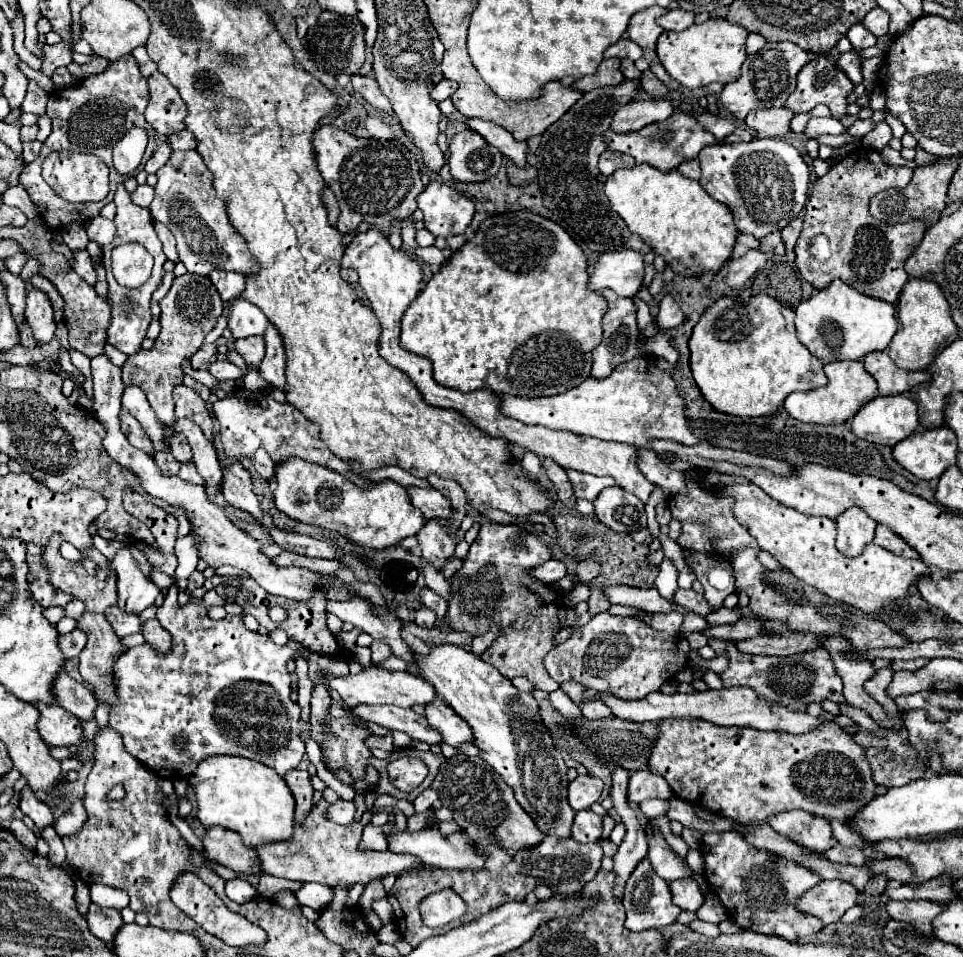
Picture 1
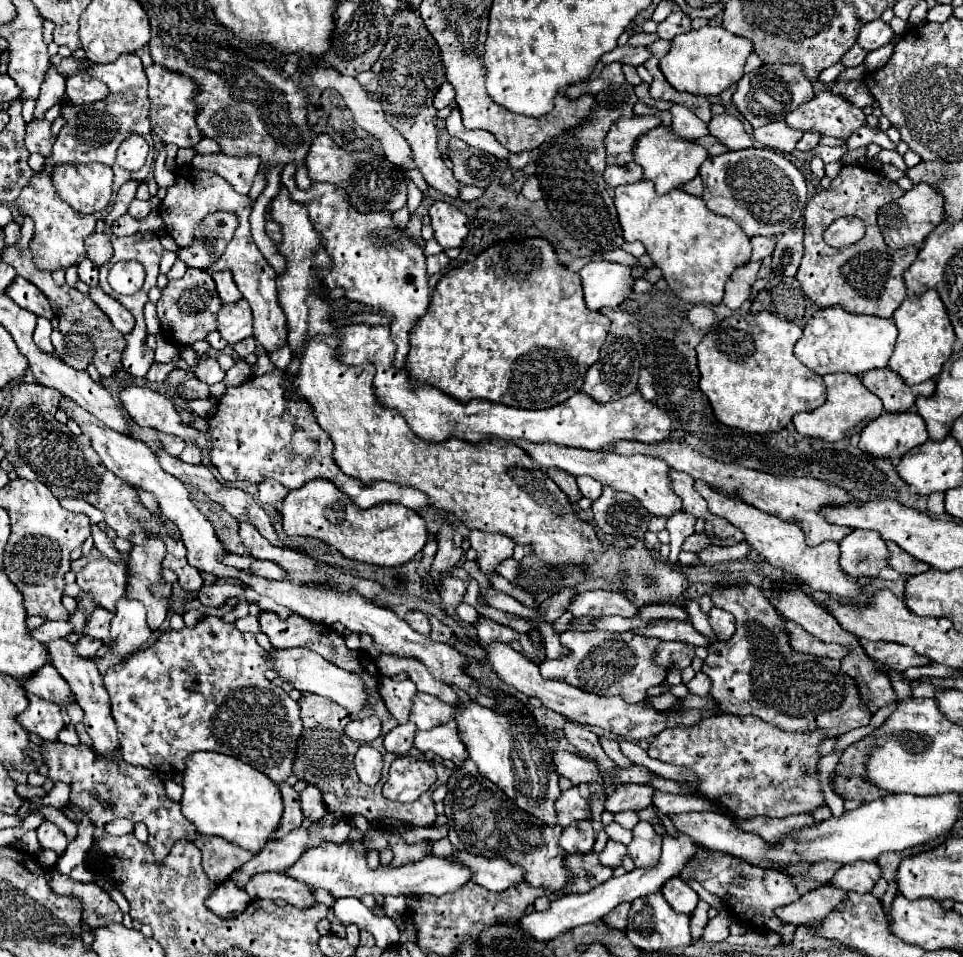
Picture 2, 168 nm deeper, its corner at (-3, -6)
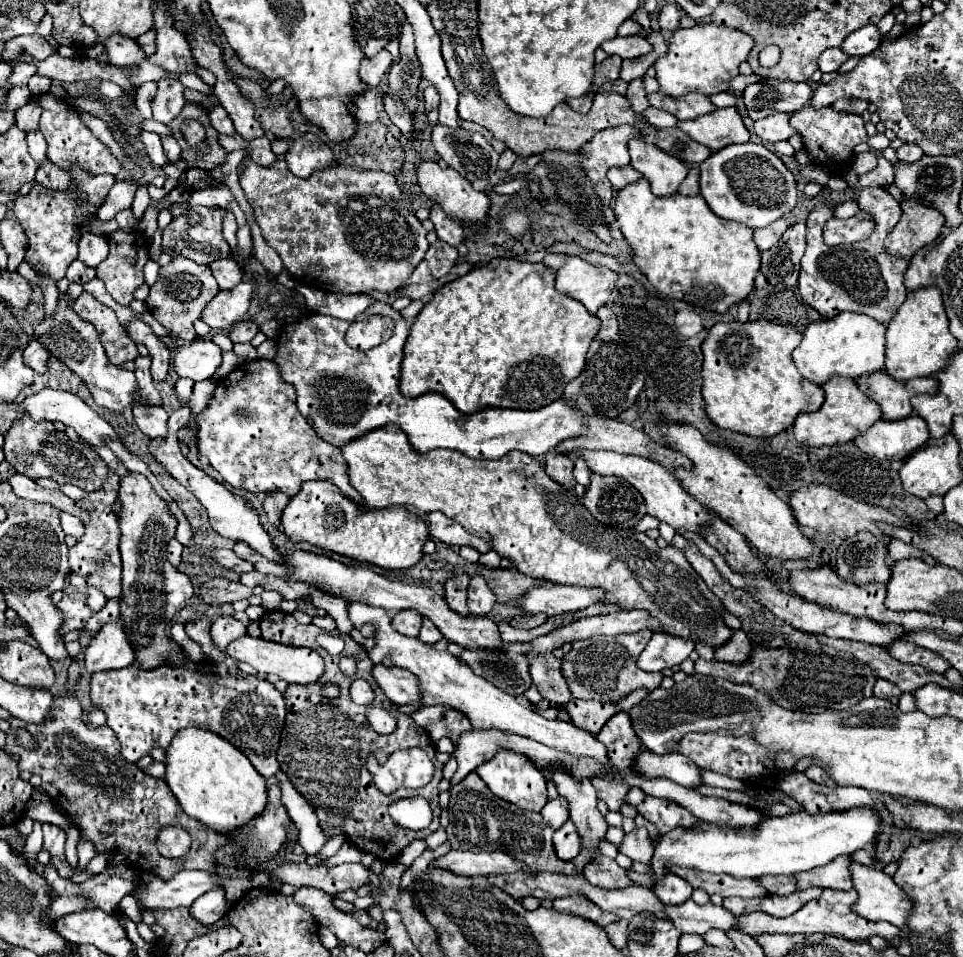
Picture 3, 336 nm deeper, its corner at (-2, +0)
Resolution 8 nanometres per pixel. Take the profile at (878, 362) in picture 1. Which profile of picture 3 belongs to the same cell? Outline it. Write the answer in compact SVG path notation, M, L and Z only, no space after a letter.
M875 371L869 375L861 375L855 379L857 387L871 397L883 411L883 419L899 421L913 413L909 399L919 393L937 393L937 379L919 377L911 381L897 381L885 371Z

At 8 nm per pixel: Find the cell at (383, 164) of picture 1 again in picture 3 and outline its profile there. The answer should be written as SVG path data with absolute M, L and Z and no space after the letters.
M307 133L293 141L285 153L285 163L293 175L307 179L315 169L335 165L335 157L333 151L323 141L319 141L317 135Z

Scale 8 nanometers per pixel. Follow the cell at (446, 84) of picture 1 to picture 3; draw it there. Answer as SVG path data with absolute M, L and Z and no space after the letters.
M427 85L425 91L423 91L423 105L425 105L425 111L431 111L431 109L437 109L439 107L439 93L433 85Z

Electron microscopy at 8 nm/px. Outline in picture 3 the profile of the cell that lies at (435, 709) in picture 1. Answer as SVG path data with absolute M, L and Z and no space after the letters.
M375 665L373 679L395 705L407 705L411 701L421 701L419 683L417 683L415 675L411 675L409 671L405 671L401 667Z

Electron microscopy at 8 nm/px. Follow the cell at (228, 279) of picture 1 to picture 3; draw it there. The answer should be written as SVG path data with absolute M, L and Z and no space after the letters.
M219 259L219 261L213 261L209 267L211 267L221 291L233 289L243 279L243 271L239 269L239 265L233 259Z

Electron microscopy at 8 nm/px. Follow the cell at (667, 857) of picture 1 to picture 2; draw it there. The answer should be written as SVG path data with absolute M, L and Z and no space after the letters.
M640 821L634 827L634 839L628 845L628 855L632 857L634 865L642 869L650 865L658 865L660 849L662 849L662 835L654 831L652 823Z

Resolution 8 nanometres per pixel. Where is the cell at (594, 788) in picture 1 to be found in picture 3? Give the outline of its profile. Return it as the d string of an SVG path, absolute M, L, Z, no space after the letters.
M561 797L549 799L547 805L541 809L541 817L545 819L545 823L549 823L549 827L559 829L569 819L569 809L567 809L565 799Z

